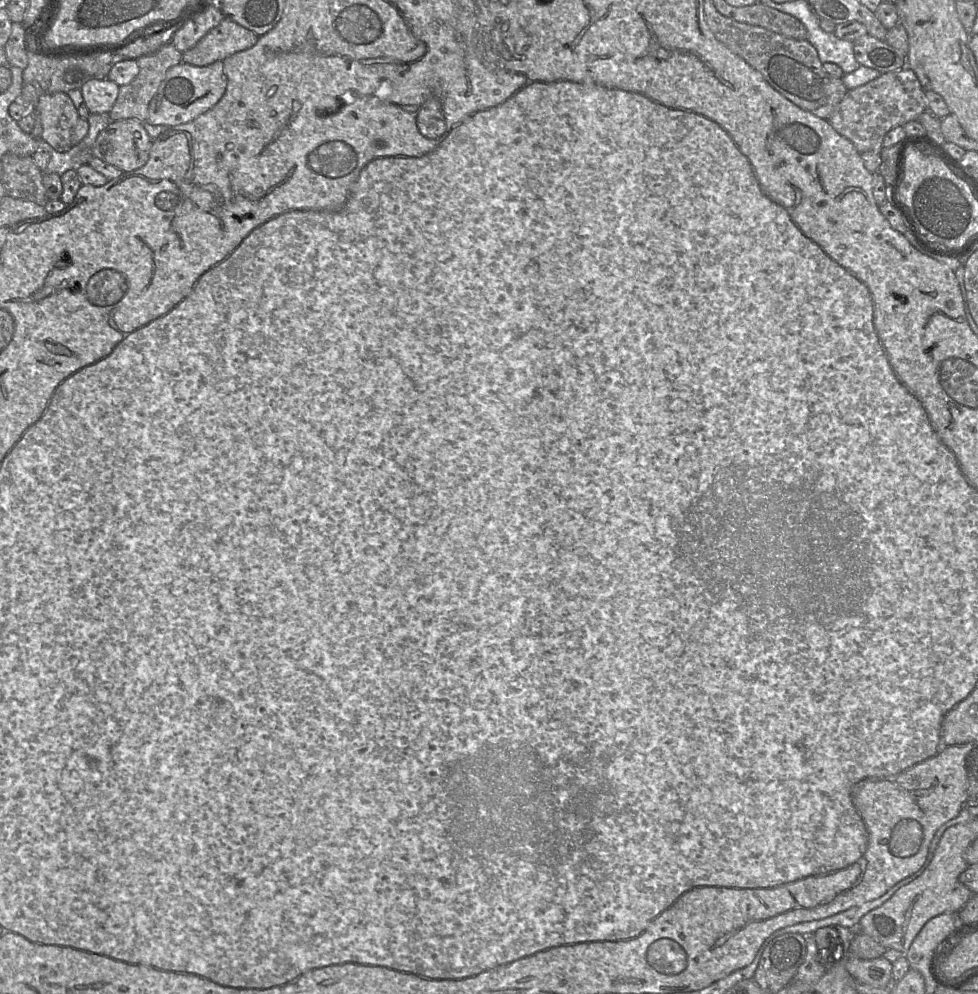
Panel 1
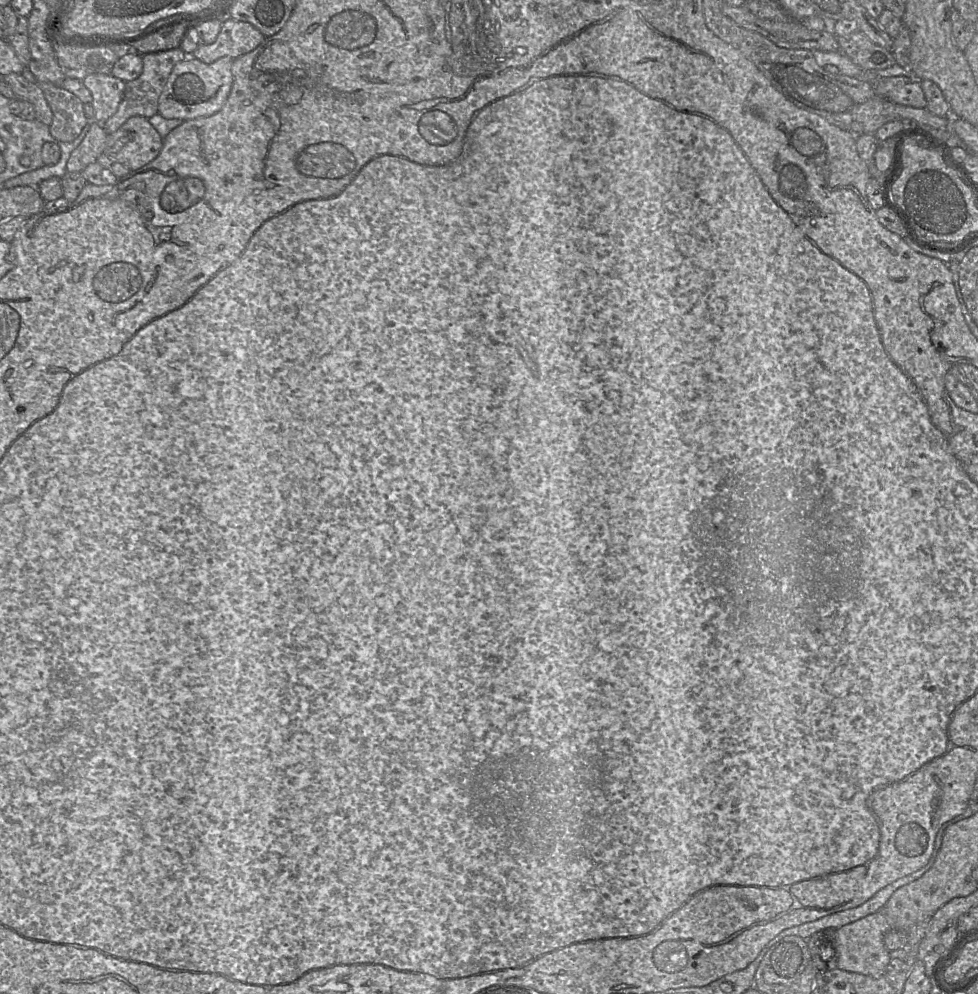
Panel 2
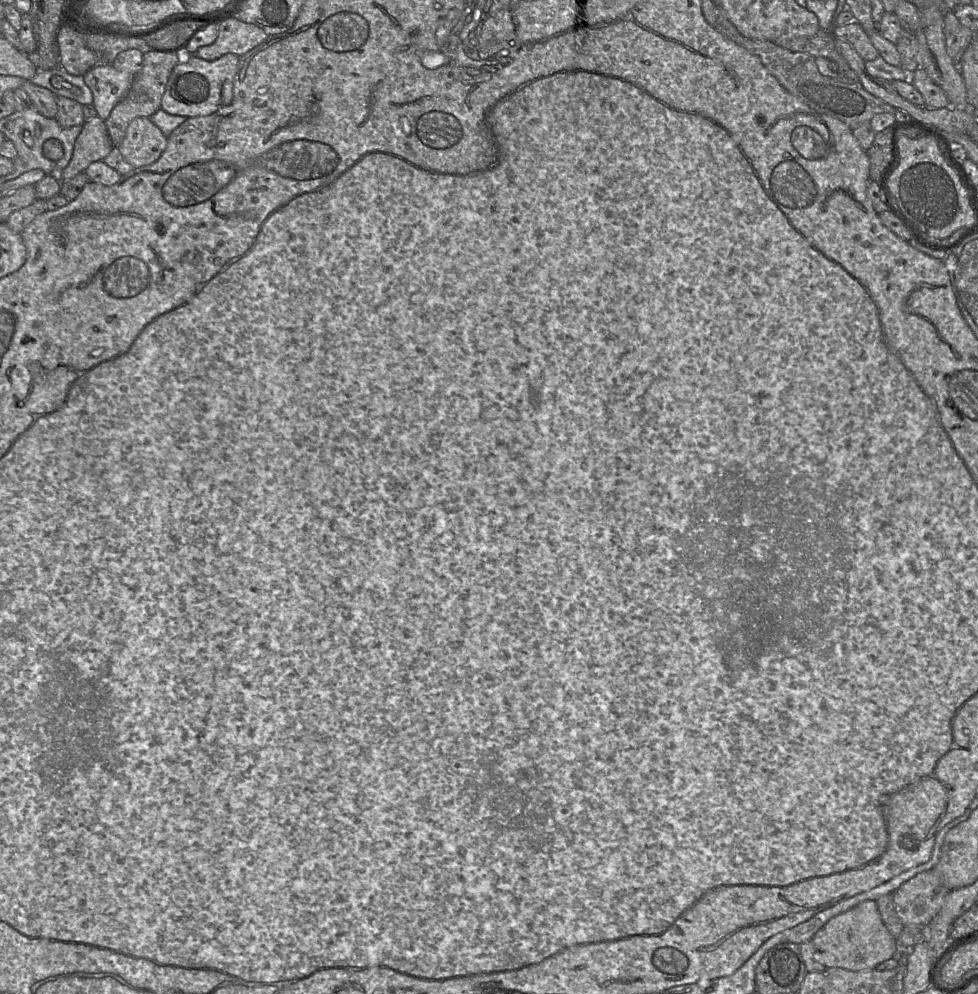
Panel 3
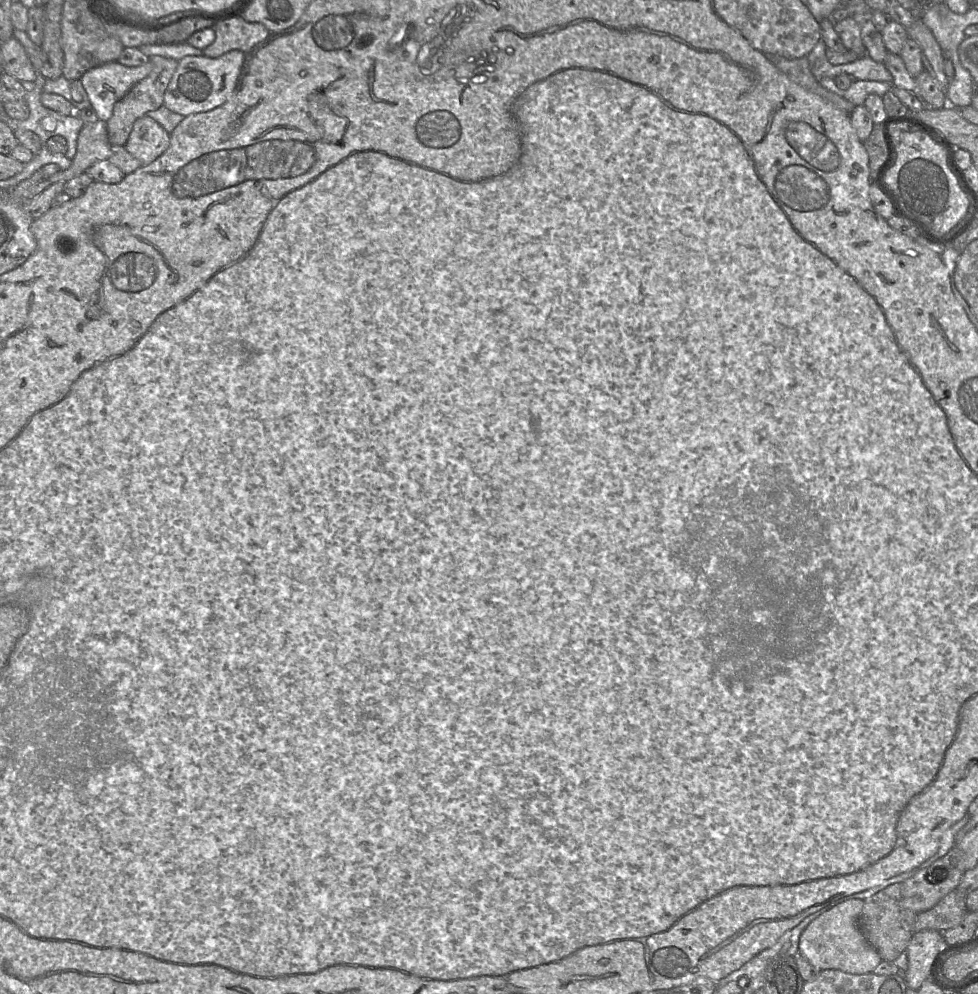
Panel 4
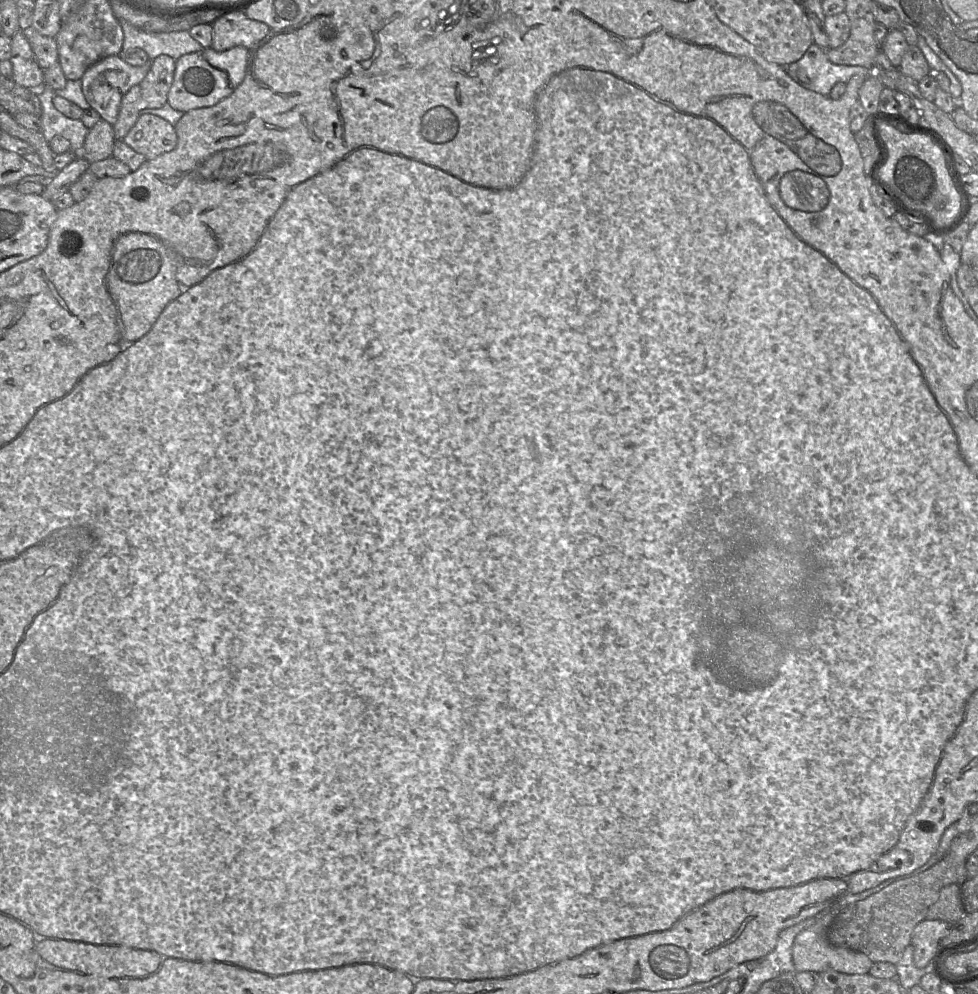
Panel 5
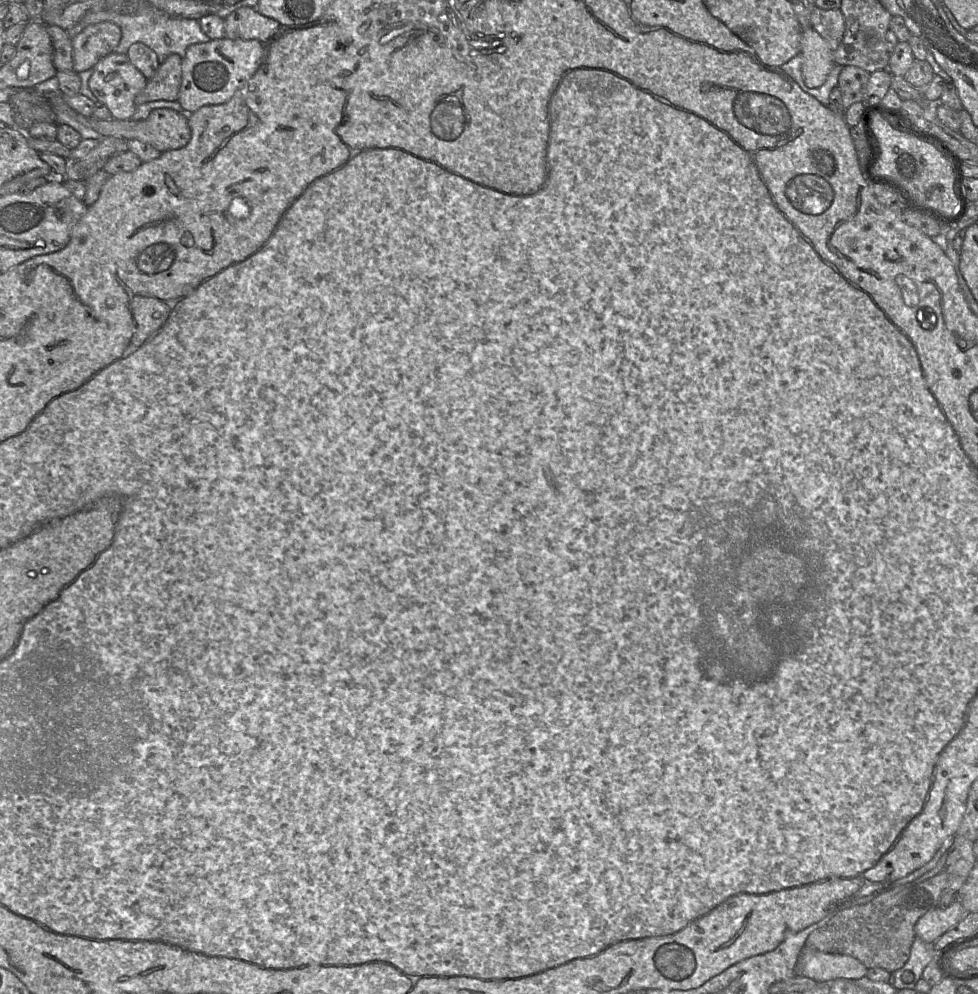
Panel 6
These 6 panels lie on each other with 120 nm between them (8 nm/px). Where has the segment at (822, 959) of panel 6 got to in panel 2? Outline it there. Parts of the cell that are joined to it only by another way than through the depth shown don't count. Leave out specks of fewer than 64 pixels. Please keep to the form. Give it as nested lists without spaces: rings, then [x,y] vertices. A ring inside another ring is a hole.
[[[880,911],[836,929],[832,938],[832,945],[837,968],[873,978],[881,977],[886,973],[886,967],[891,960],[890,952],[884,945],[884,936],[890,930],[892,930],[891,926]]]

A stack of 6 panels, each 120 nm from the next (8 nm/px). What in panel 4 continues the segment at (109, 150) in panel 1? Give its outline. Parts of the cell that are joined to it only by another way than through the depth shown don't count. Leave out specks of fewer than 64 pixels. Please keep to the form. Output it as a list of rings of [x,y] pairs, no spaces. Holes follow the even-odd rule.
[[[145,115],[135,121],[124,147],[146,166],[169,148],[170,135],[155,119]]]

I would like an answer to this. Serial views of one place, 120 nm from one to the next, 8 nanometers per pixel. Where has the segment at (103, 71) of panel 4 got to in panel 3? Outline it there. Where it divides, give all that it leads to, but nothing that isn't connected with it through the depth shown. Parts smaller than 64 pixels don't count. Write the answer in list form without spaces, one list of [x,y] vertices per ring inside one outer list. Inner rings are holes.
[[[103,65],[91,68],[83,77],[92,91],[94,108],[105,121],[129,90],[134,74],[119,71],[112,65]]]

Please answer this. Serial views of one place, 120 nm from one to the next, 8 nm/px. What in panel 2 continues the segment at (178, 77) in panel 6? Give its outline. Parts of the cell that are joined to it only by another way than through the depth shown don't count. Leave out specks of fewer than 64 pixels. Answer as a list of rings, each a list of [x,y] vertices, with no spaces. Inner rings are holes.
[[[174,47],[171,50],[142,55],[143,68],[140,76],[135,80],[125,82],[124,97],[116,113],[102,124],[107,135],[118,130],[133,116],[142,116],[148,119],[157,114],[159,97],[174,65],[186,58],[187,55],[178,47]]]

